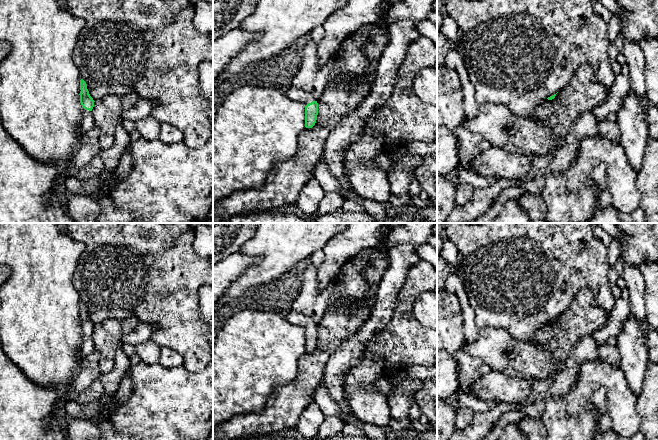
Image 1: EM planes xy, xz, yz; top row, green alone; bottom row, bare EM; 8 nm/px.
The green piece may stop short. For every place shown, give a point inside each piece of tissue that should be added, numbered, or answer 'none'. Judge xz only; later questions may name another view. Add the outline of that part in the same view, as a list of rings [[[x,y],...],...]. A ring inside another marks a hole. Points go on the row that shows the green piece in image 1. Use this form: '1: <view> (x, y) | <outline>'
1: xz (298, 95) | [[[290,87],[286,92],[286,96],[296,102],[301,102],[305,106],[313,101],[316,101],[314,96],[310,95],[309,93],[295,88],[295,87]]]

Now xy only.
1: xy (87, 122) | [[[82,105],[81,108],[82,108],[82,120],[80,121],[79,124],[79,133],[82,135],[95,126],[95,120],[92,111],[84,109]]]

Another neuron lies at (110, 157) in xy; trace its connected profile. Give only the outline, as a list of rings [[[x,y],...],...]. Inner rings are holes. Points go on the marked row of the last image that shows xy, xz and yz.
[[[122,123],[118,124],[115,131],[113,145],[109,149],[101,150],[99,153],[105,170],[113,171],[117,168],[129,143],[130,133],[124,129]]]

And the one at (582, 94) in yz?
[[[590,64],[581,65],[570,82],[554,99],[544,100],[534,108],[530,119],[540,120],[552,131],[555,147],[561,148],[574,122],[585,112],[592,112],[606,102],[609,88],[594,80]]]

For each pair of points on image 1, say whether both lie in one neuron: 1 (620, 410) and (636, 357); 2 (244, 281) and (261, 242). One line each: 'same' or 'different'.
1: different
2: same

